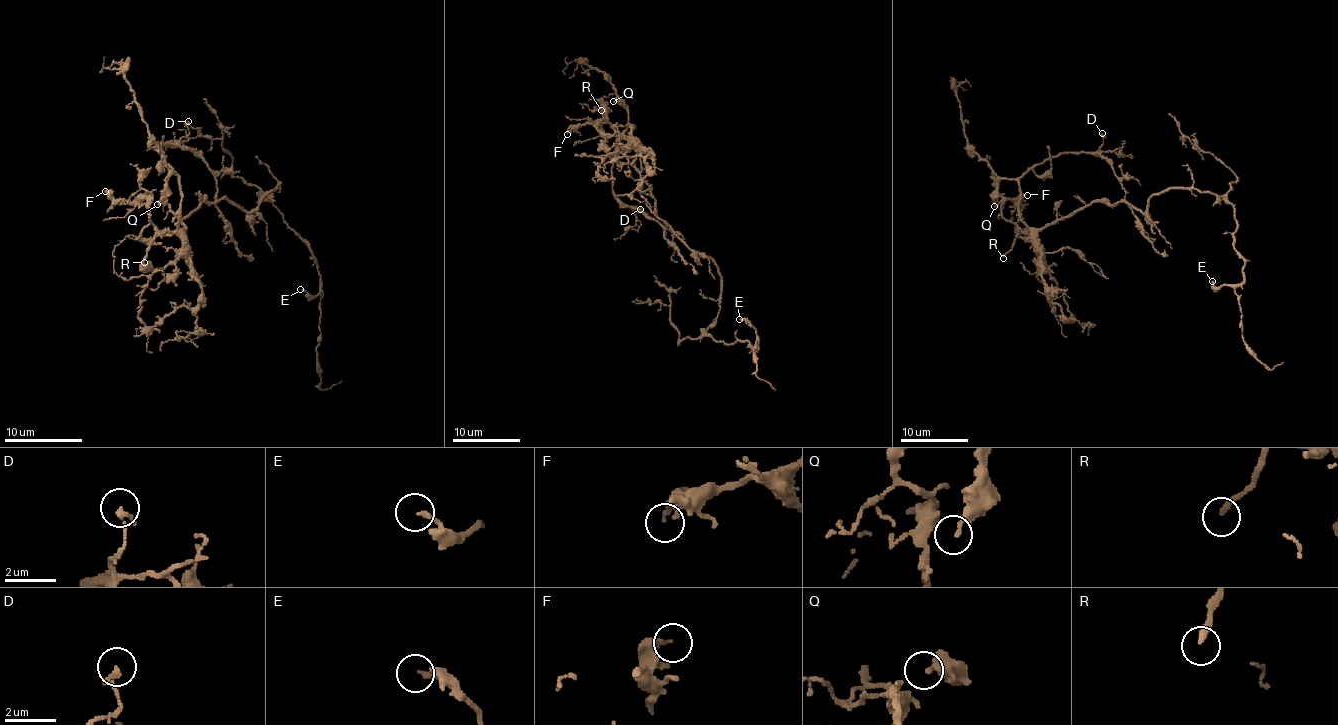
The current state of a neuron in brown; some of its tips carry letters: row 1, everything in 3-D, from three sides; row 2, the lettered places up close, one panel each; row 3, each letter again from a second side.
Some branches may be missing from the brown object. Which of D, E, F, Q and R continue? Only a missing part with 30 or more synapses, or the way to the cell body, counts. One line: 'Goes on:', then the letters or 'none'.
Goes on: R

